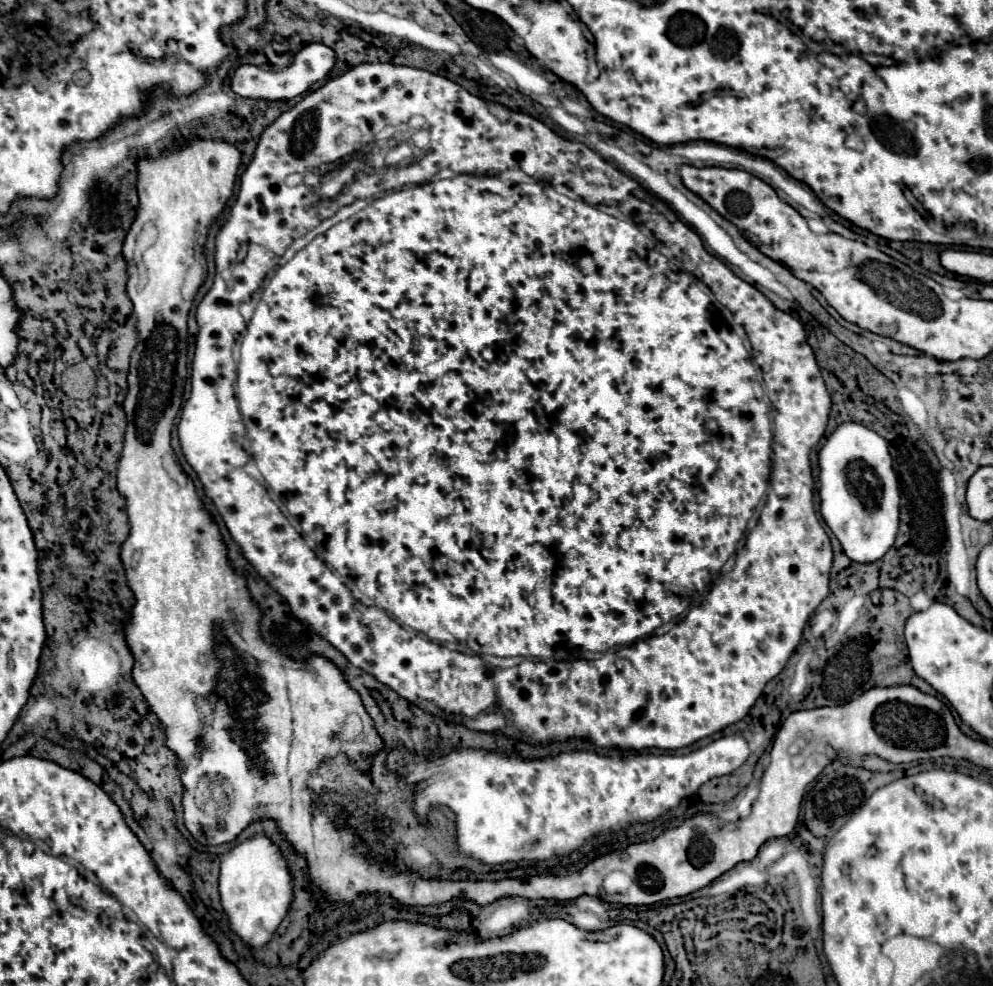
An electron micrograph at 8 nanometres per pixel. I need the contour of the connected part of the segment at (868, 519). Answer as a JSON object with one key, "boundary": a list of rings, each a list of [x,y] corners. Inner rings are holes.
{"boundary":[[[843,423],[819,451],[819,467],[821,515],[843,545],[845,555],[857,563],[881,559],[895,543],[901,501],[893,459],[889,465],[887,441],[861,423]]]}

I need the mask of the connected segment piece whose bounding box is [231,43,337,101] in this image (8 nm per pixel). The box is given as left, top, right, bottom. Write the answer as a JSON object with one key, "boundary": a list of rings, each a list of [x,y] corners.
{"boundary":[[[309,43],[295,55],[293,65],[283,71],[263,71],[255,65],[241,65],[231,77],[231,89],[233,89],[233,93],[237,93],[241,97],[251,97],[251,99],[265,99],[265,101],[293,99],[293,97],[305,93],[311,83],[327,77],[327,73],[335,67],[335,61],[337,61],[337,55],[331,47],[327,47],[323,43]]]}

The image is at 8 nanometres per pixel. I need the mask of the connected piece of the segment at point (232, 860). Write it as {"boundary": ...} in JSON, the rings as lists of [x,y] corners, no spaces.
{"boundary":[[[255,835],[223,855],[219,895],[229,929],[251,949],[263,949],[273,939],[273,933],[287,915],[293,899],[287,861],[267,837]]]}

